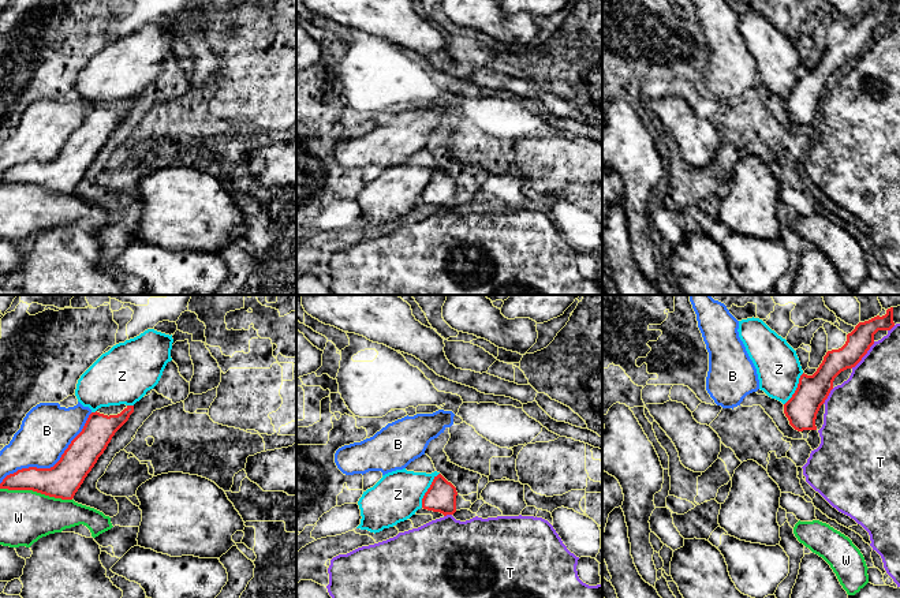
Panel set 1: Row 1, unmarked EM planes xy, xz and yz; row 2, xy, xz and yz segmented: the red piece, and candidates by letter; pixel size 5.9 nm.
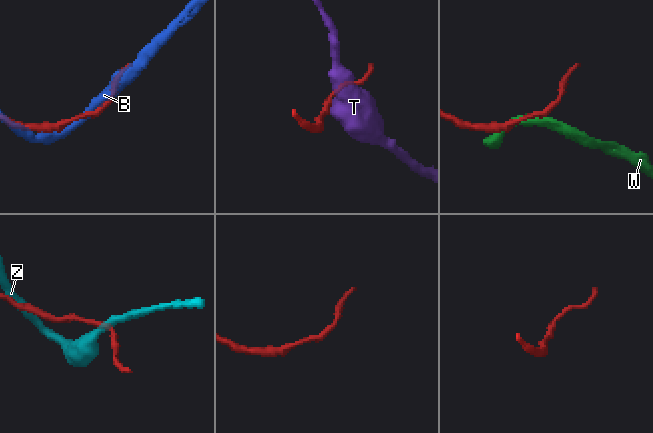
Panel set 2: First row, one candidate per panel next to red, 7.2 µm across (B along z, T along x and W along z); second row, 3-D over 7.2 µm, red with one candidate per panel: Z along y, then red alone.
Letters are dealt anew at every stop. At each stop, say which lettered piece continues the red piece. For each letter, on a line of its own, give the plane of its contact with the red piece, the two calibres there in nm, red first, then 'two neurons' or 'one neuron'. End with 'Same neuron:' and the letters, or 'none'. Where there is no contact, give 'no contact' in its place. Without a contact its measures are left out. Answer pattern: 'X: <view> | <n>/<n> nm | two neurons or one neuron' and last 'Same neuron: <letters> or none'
B: xy | 200/320 nm | two neurons
T: yz | 150/340 nm | two neurons
W: xy | 200/300 nm | two neurons
Z: xz | 180/280 nm | two neurons
Same neuron: none

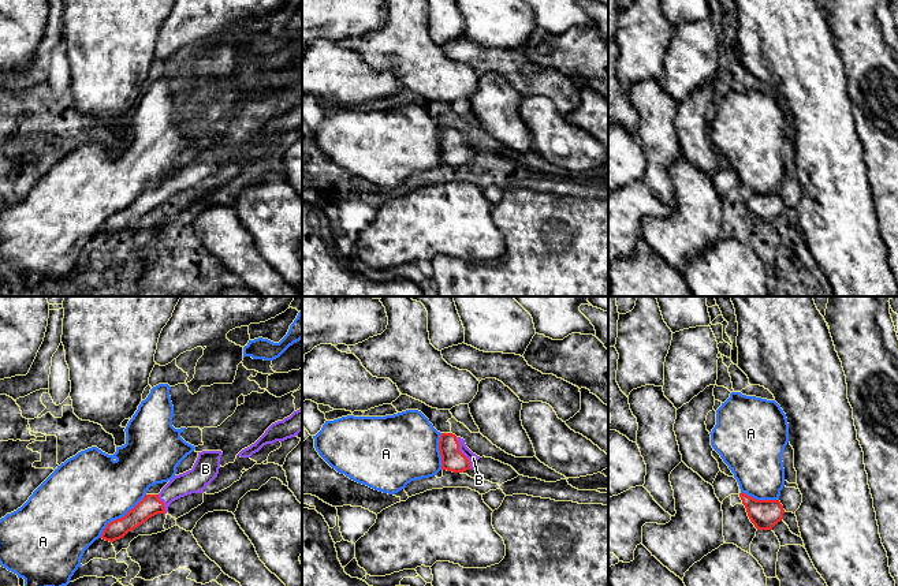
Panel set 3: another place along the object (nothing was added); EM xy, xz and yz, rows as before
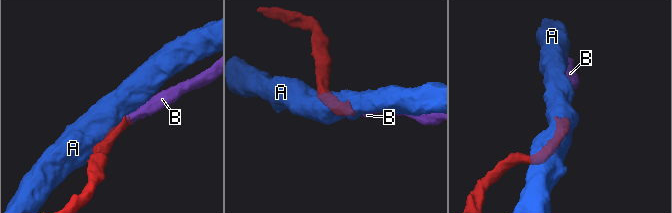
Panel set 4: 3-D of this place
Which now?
A: xy | 120/440 nm | two neurons
B: xz | 140/60 nm | one neuron
Same neuron: B

